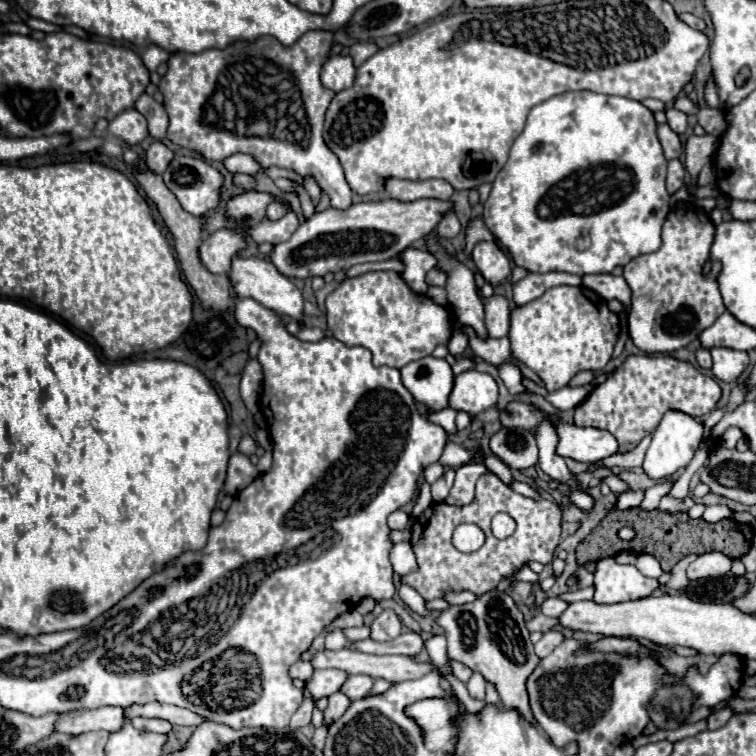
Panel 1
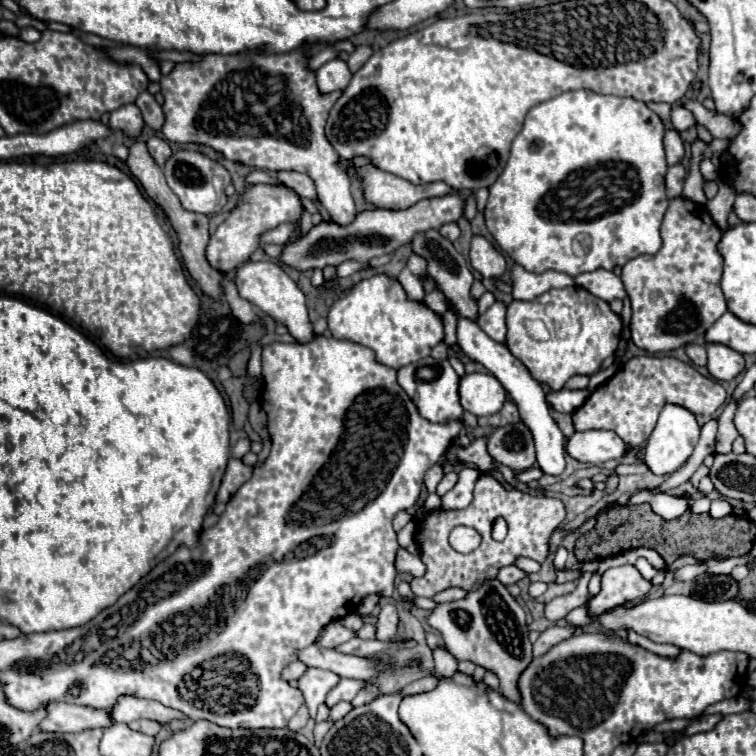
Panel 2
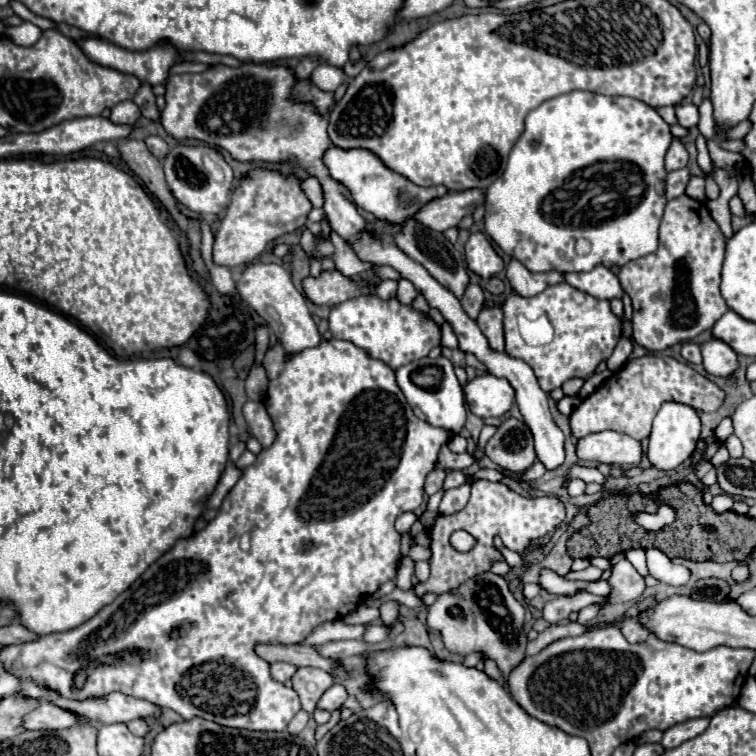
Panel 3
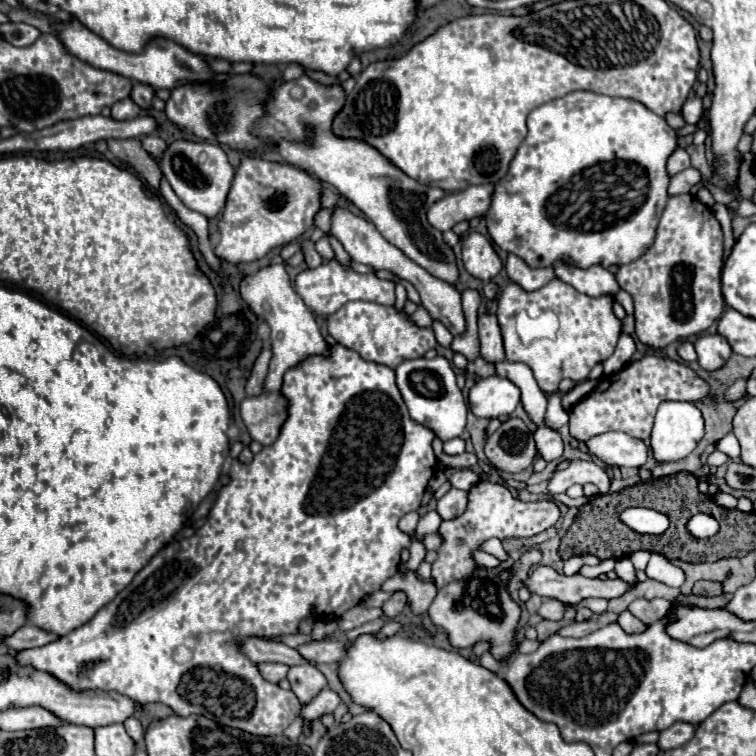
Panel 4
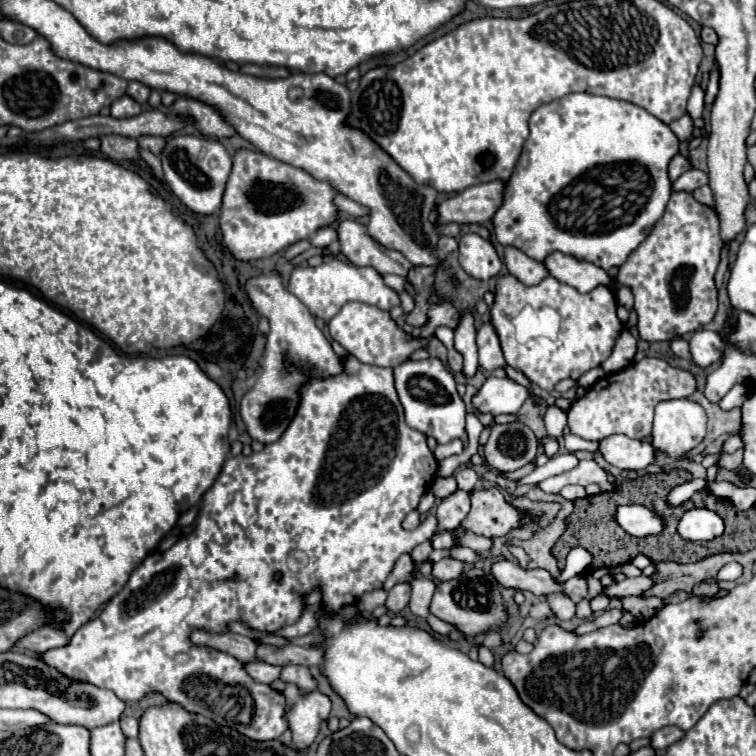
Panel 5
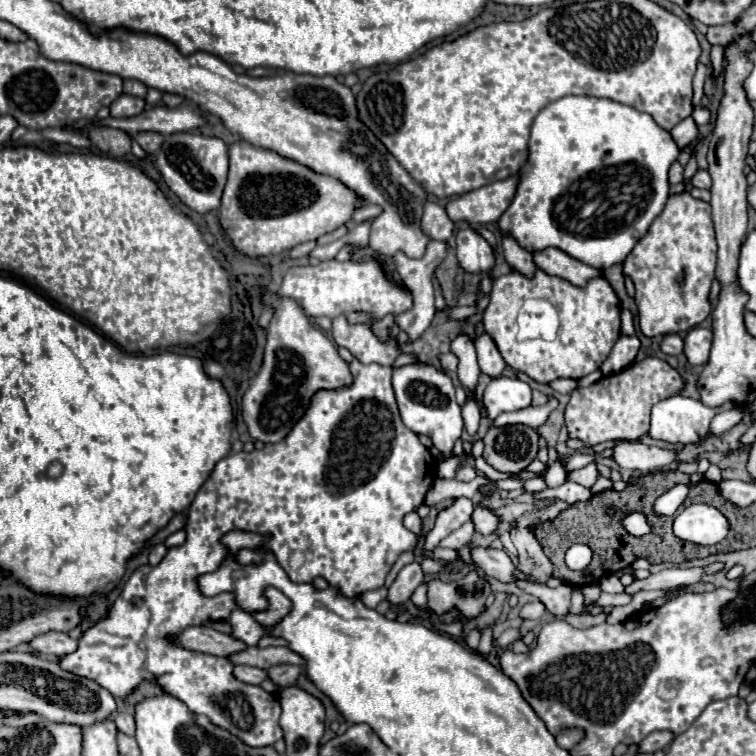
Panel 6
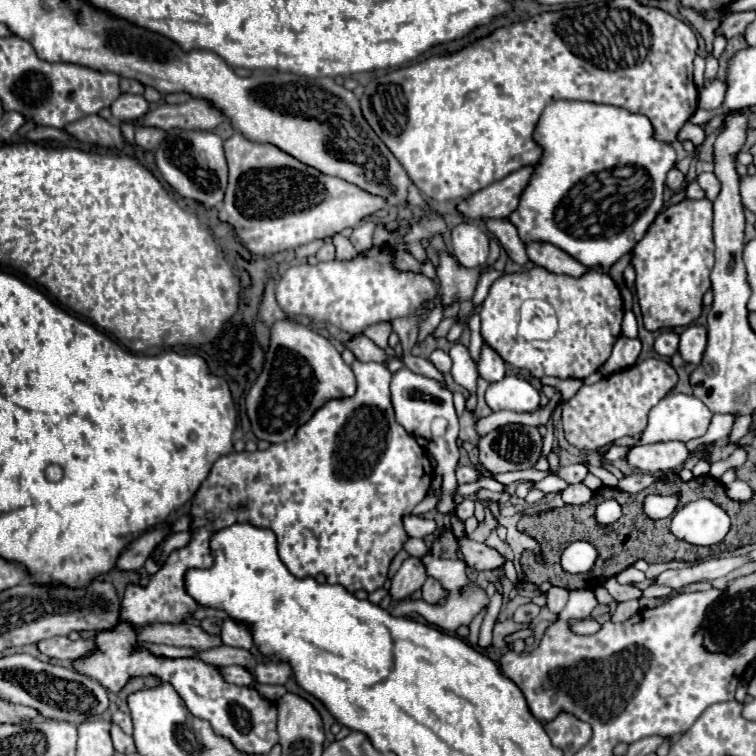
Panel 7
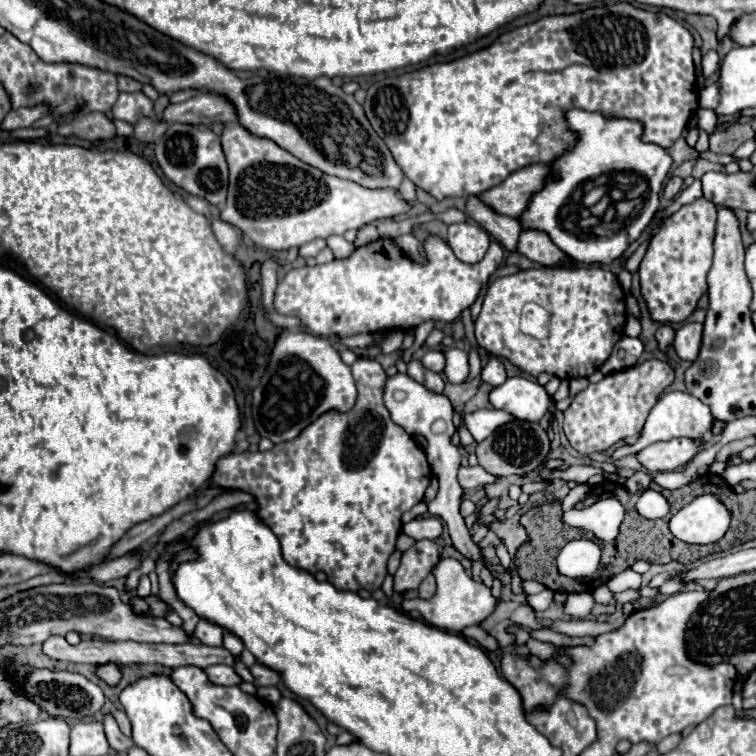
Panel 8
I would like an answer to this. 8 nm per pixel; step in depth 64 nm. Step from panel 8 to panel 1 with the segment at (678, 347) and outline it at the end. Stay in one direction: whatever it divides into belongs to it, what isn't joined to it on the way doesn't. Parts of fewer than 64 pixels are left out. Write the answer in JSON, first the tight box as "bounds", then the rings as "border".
{"bounds":[712,348,748,382],"border":[[[714,348],[712,360],[712,374],[724,382],[736,382],[748,366],[748,354],[730,348]]]}

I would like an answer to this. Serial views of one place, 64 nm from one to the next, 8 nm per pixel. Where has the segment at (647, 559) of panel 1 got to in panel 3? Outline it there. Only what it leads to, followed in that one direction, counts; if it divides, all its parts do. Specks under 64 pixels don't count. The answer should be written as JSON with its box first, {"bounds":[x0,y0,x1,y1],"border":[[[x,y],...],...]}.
{"bounds":[626,550,648,576],"border":[[[628,550],[626,552],[626,558],[628,562],[642,574],[642,576],[648,576],[648,568],[646,568],[646,556],[644,556],[644,550]]]}

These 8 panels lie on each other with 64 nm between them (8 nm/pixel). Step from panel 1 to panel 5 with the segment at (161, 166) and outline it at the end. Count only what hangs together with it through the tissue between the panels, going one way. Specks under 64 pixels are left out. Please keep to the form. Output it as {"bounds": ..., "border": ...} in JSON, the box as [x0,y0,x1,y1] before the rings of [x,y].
{"bounds":[138,136,166,154],"border":[[[142,136],[142,138],[138,140],[138,144],[140,144],[142,150],[150,150],[150,152],[154,152],[154,154],[160,154],[166,142],[164,142],[164,138],[160,138],[160,136]]]}

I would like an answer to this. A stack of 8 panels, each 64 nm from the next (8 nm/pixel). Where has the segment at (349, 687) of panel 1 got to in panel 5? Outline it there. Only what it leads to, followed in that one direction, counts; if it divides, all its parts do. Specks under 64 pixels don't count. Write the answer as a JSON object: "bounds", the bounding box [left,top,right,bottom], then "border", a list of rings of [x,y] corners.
{"bounds":[284,684,332,748],"border":[[[288,684],[284,690],[288,700],[288,724],[294,734],[296,748],[308,748],[318,734],[318,726],[328,718],[332,710],[332,700],[322,692],[310,692],[300,696],[296,686]]]}

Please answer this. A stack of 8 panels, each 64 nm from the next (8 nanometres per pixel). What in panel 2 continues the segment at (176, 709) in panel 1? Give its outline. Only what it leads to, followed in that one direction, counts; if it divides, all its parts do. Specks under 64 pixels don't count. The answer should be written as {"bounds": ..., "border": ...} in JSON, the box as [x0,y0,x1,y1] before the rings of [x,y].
{"bounds":[112,696,186,724],"border":[[[124,696],[124,700],[118,700],[118,704],[112,708],[112,718],[114,722],[126,722],[126,724],[136,718],[150,718],[160,724],[168,724],[172,720],[186,720],[186,714],[180,710],[168,708],[160,702]]]}

